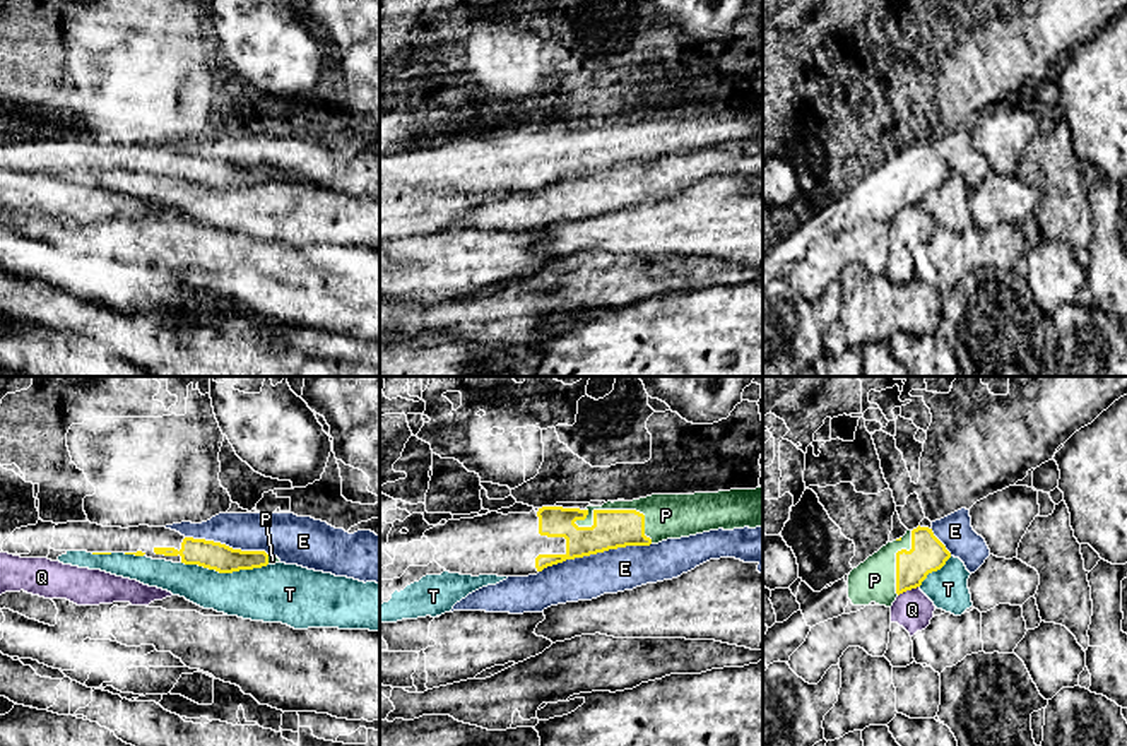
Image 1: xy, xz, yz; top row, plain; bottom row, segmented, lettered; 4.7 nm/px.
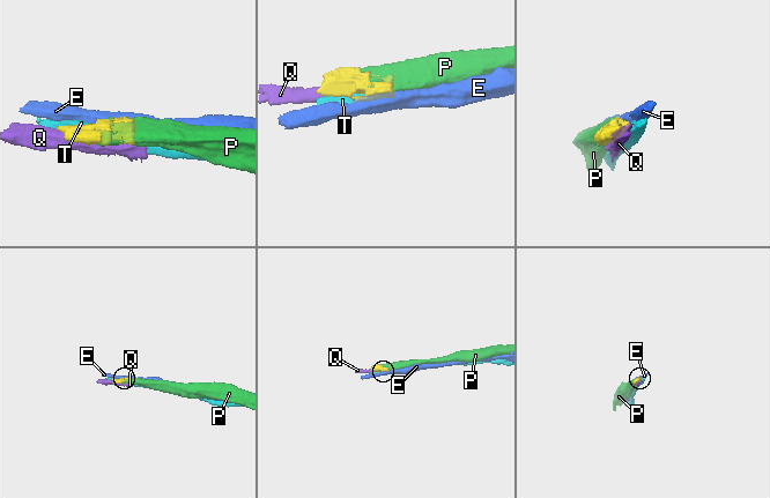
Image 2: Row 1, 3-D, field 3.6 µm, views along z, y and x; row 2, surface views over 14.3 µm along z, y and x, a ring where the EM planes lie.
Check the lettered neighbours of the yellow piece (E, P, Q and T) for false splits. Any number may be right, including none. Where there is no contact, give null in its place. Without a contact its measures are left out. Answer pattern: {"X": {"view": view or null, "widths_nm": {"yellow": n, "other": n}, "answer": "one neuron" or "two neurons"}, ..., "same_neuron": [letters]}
{"E": {"view": "xz", "widths_nm": {"yellow": 180, "other": 200}, "answer": "two neurons"}, "P": {"view": "xz", "widths_nm": {"yellow": 180, "other": 200}, "answer": "one neuron"}, "Q": {"view": "yz", "widths_nm": {"yellow": 170, "other": 190}, "answer": "two neurons"}, "T": {"view": "xy", "widths_nm": {"yellow": 130, "other": 280}, "answer": "two neurons"}, "same_neuron": ["P"]}

